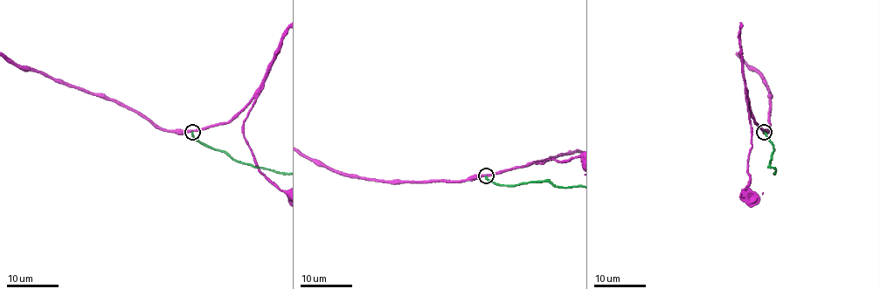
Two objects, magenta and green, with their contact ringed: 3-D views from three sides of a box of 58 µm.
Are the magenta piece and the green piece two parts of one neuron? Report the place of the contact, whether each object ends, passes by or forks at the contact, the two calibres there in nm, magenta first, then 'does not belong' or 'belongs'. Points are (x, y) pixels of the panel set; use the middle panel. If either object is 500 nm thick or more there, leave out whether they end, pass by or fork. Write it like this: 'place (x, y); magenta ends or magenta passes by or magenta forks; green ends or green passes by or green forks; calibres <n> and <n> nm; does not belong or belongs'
place (486, 175); magenta passes by; green ends; calibres 340 and 320 nm; does not belong

